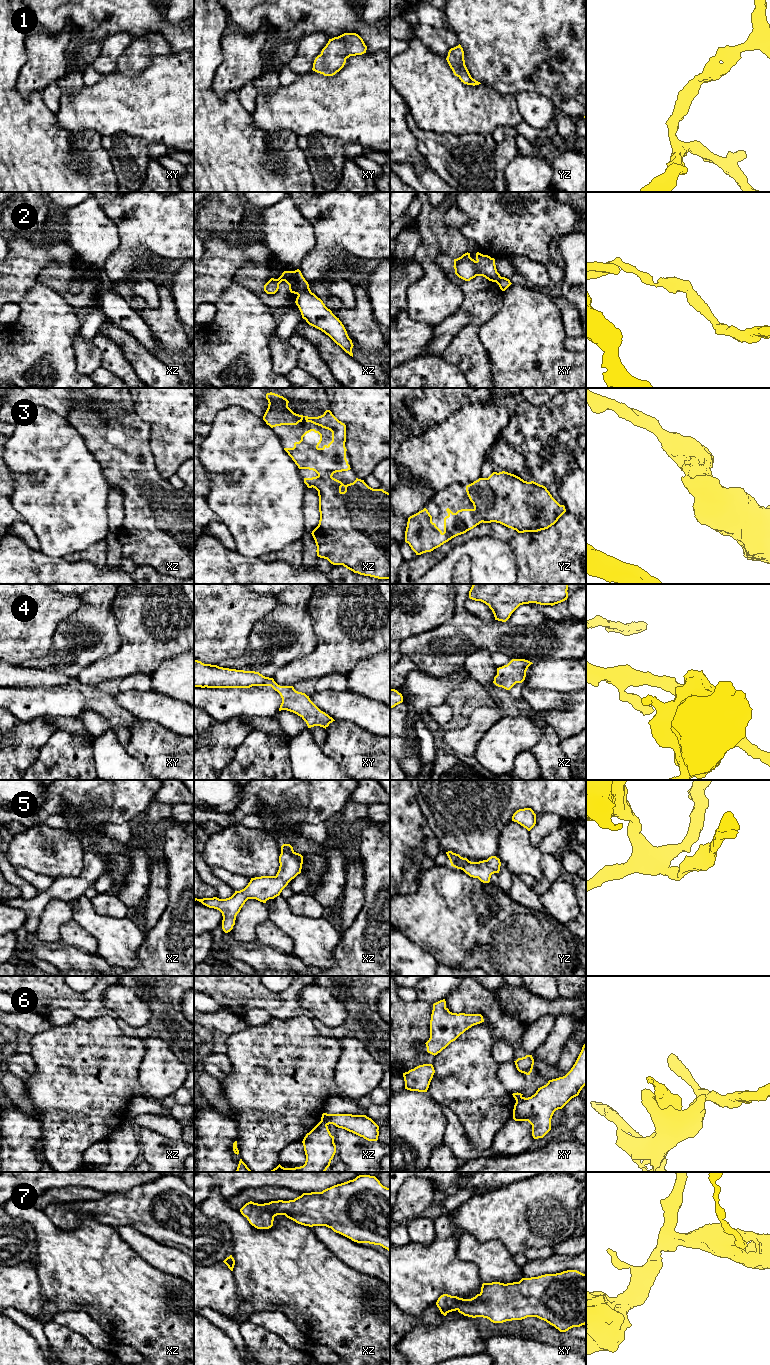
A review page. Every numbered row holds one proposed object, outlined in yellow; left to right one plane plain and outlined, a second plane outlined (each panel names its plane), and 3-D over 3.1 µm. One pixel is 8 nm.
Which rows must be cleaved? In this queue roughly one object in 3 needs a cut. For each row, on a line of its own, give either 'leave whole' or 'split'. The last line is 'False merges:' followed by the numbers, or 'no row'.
1: leave whole
2: split
3: leave whole
4: leave whole
5: leave whole
6: split
7: leave whole
False merges: 2, 6

